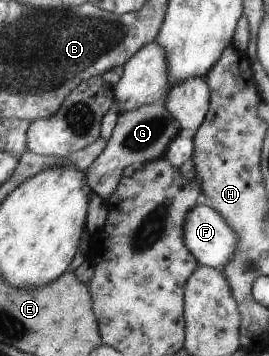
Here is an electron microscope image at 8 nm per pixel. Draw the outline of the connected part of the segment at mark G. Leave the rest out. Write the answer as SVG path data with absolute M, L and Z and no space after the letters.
M162 102L144 104L136 109L121 112L103 152L85 167L84 178L88 189L106 201L116 189L120 177L123 176L122 171L127 165L139 166L162 156L170 139L178 134L179 130L177 121Z

